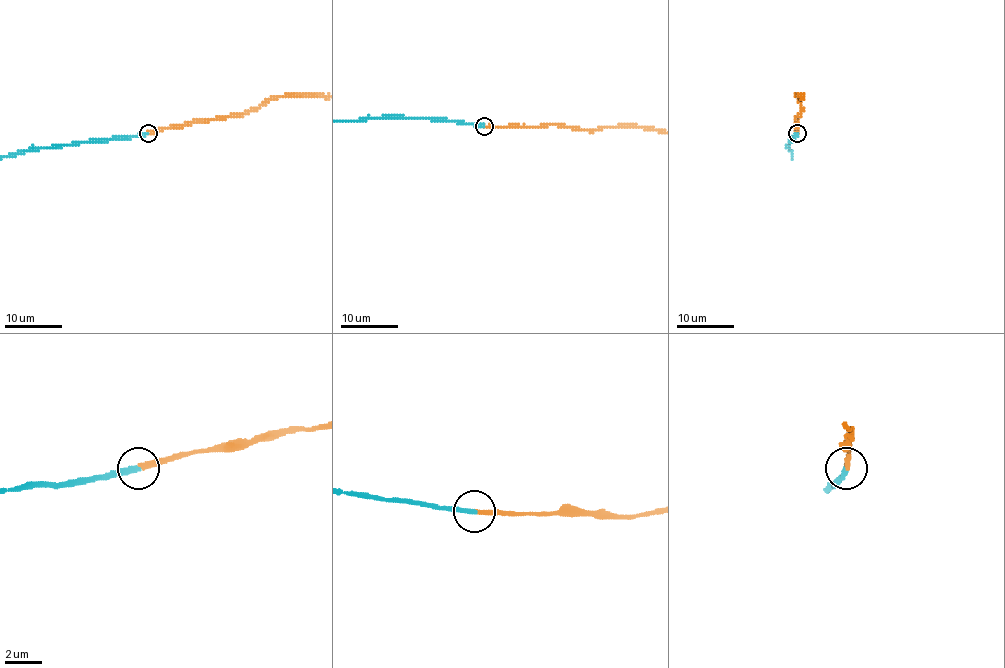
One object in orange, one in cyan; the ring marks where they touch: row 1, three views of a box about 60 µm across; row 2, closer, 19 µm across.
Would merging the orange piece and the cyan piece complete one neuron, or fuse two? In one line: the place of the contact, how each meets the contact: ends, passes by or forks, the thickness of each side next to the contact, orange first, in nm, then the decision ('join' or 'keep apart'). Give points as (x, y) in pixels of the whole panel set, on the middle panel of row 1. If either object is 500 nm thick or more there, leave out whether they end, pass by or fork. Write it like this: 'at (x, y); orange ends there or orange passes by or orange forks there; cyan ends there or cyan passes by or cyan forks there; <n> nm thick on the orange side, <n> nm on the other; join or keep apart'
at (484, 126); orange ends there; cyan ends there; 280 nm thick on the orange side, 280 nm on the other; join

